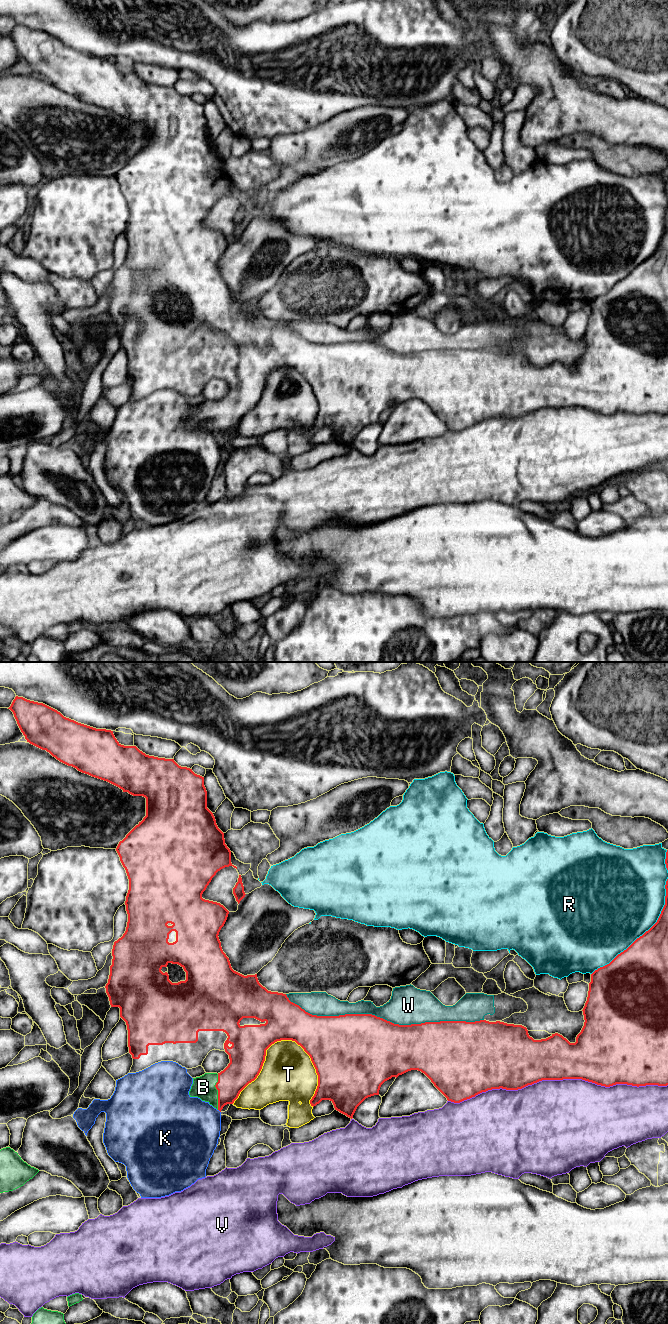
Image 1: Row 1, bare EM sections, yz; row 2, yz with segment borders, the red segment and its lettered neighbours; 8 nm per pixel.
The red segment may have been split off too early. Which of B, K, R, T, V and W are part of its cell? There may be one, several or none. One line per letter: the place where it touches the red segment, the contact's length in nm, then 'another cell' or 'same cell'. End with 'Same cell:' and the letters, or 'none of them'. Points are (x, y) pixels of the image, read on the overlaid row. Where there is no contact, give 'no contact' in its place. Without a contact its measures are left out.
B: yz (218, 1092) | 280 nm | same cell
K: yz (219, 1110) | 40 nm | another cell
R: yz (646, 931) | 1000 nm | another cell
T: yz (265, 1055) | 750 nm | another cell
V: yz (557, 1079) | 1750 nm | another cell
W: yz (384, 1019) | 1600 nm | another cell
Same cell: B

